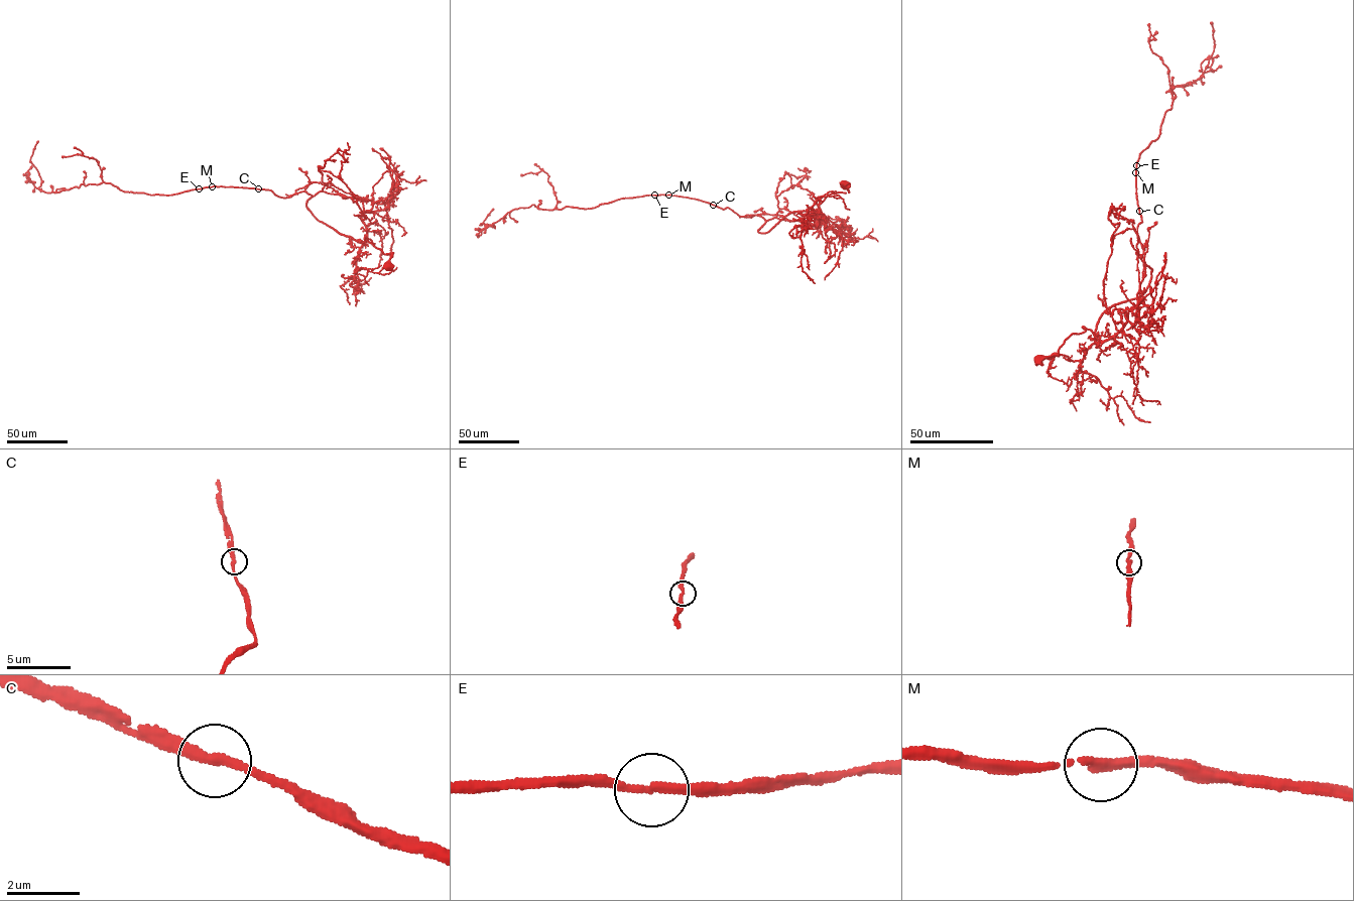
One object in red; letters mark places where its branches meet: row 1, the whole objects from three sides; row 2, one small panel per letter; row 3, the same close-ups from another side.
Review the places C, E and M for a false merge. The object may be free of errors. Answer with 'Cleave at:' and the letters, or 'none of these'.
Cleave at: none of these

